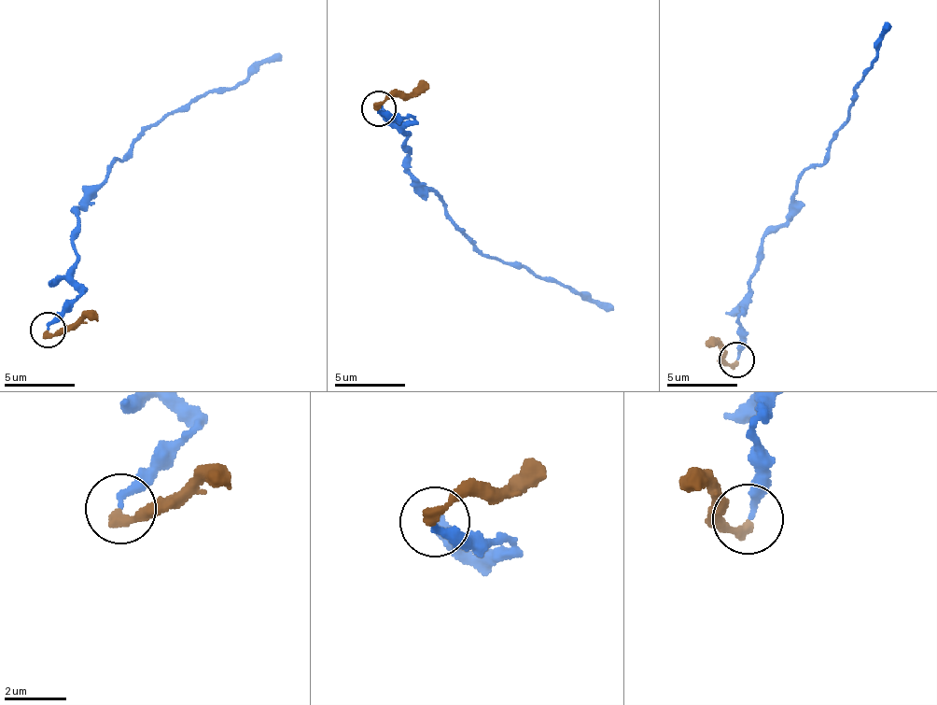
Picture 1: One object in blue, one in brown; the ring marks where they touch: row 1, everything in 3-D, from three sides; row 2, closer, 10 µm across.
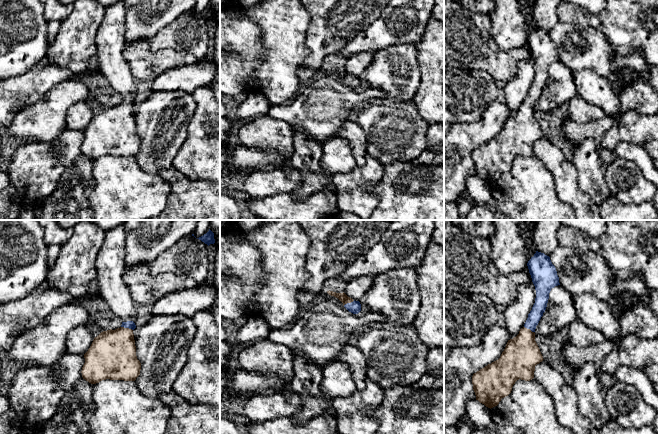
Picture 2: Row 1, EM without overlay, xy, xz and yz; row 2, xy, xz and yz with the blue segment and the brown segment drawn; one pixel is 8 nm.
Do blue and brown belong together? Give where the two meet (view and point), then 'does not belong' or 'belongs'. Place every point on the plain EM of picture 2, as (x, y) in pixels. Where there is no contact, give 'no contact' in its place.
contact xy (127, 103); belongs

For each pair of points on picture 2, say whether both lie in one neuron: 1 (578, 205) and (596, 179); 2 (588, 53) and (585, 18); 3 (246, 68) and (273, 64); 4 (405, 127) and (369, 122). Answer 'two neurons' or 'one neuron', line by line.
1: two neurons
2: two neurons
3: two neurons
4: one neuron

